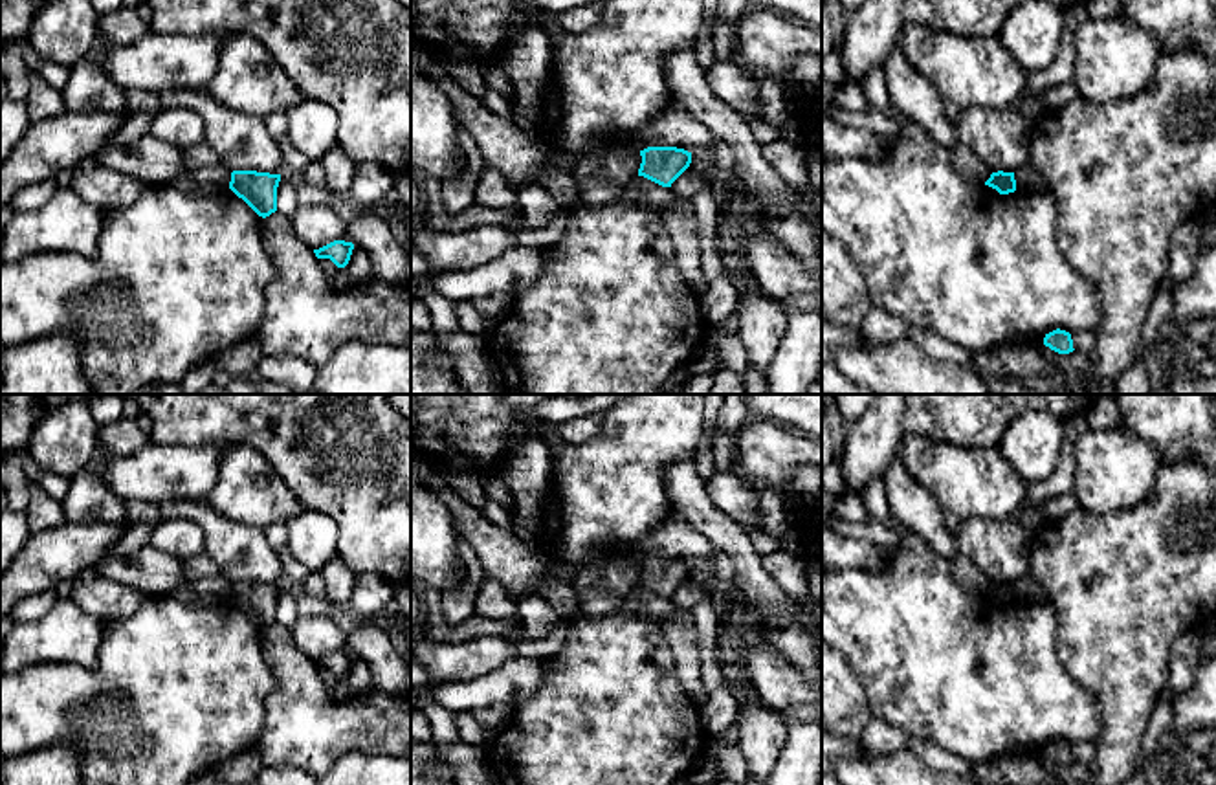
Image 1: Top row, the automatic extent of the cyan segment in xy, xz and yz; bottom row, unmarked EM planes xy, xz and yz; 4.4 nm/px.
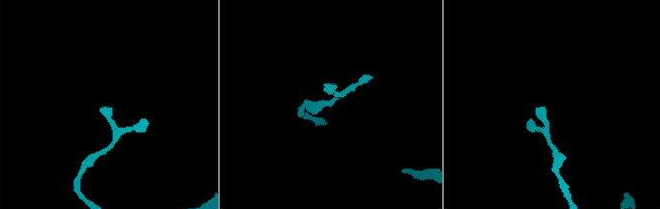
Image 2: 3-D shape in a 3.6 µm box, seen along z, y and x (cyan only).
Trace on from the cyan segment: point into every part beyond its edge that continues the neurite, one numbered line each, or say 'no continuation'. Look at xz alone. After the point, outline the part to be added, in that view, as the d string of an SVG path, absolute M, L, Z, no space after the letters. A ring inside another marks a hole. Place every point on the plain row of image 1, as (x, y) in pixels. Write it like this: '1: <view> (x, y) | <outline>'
no continuation

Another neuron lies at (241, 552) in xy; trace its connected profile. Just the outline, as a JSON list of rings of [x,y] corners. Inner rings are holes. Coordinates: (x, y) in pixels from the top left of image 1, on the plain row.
[[[205,499],[160,503],[161,519],[187,519],[204,532],[204,552],[218,572],[233,581],[281,585],[279,552],[268,543],[264,530],[224,517]]]

